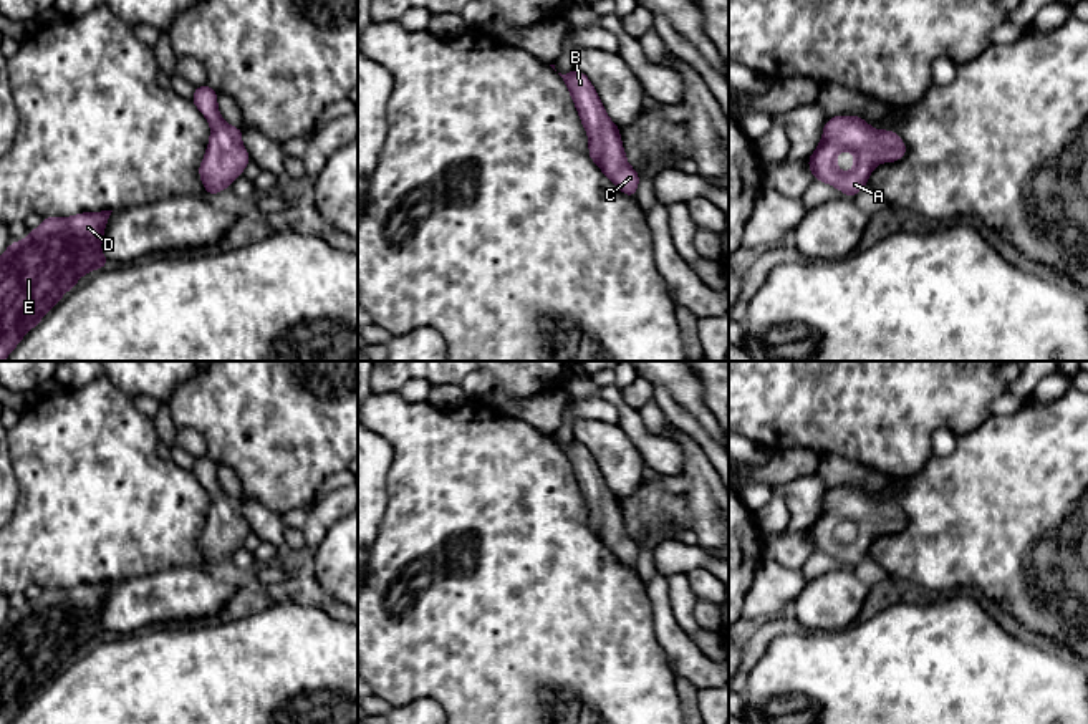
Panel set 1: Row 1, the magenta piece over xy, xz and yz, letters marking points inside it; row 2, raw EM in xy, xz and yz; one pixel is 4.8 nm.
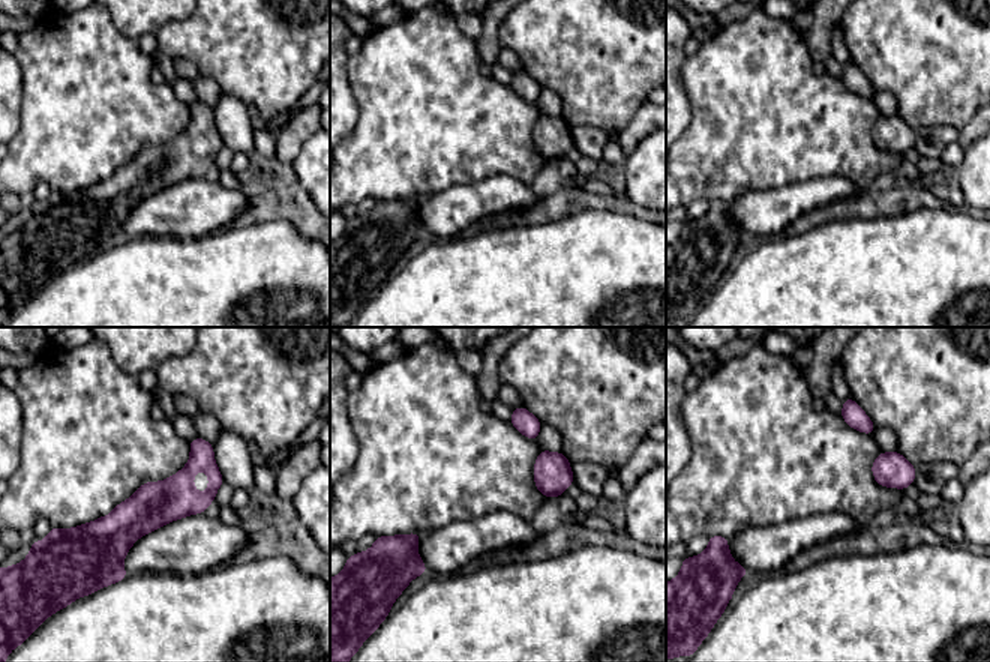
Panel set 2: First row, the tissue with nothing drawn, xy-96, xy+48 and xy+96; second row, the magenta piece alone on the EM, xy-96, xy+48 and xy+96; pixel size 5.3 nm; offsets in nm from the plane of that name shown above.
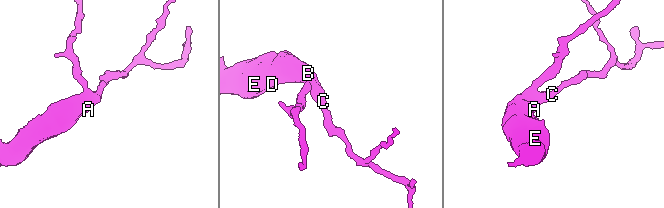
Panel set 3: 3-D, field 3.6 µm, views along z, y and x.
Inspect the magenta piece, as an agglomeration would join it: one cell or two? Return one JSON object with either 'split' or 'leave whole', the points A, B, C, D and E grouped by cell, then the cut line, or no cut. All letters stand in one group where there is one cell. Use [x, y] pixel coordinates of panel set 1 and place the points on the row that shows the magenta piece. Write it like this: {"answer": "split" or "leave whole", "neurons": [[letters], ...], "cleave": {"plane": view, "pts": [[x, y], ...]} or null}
{"answer": "leave whole", "neurons": [["A", "B", "C", "D", "E"]], "cleave": null}

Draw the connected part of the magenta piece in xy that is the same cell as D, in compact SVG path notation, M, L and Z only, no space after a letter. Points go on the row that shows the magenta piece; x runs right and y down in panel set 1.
M111 212L46 217L0 255L0 361L79 277L108 265L101 240Z

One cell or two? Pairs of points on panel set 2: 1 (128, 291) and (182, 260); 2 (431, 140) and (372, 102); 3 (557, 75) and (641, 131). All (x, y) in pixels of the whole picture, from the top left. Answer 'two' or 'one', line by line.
1: one
2: one
3: two

